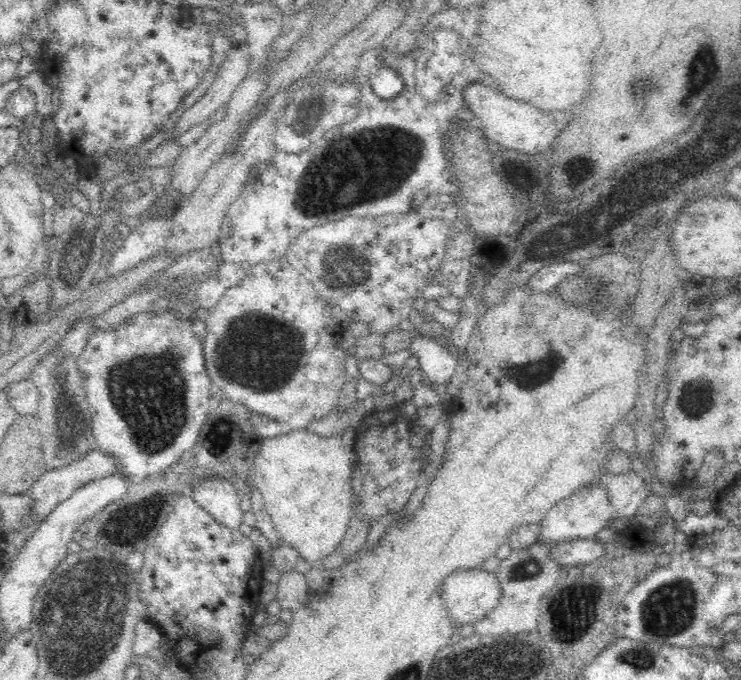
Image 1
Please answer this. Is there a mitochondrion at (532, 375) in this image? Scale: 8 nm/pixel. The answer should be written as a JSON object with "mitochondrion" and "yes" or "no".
{"mitochondrion":"yes"}

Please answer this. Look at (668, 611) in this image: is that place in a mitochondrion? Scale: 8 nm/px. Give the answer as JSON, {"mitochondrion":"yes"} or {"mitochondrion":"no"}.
{"mitochondrion":"yes"}

